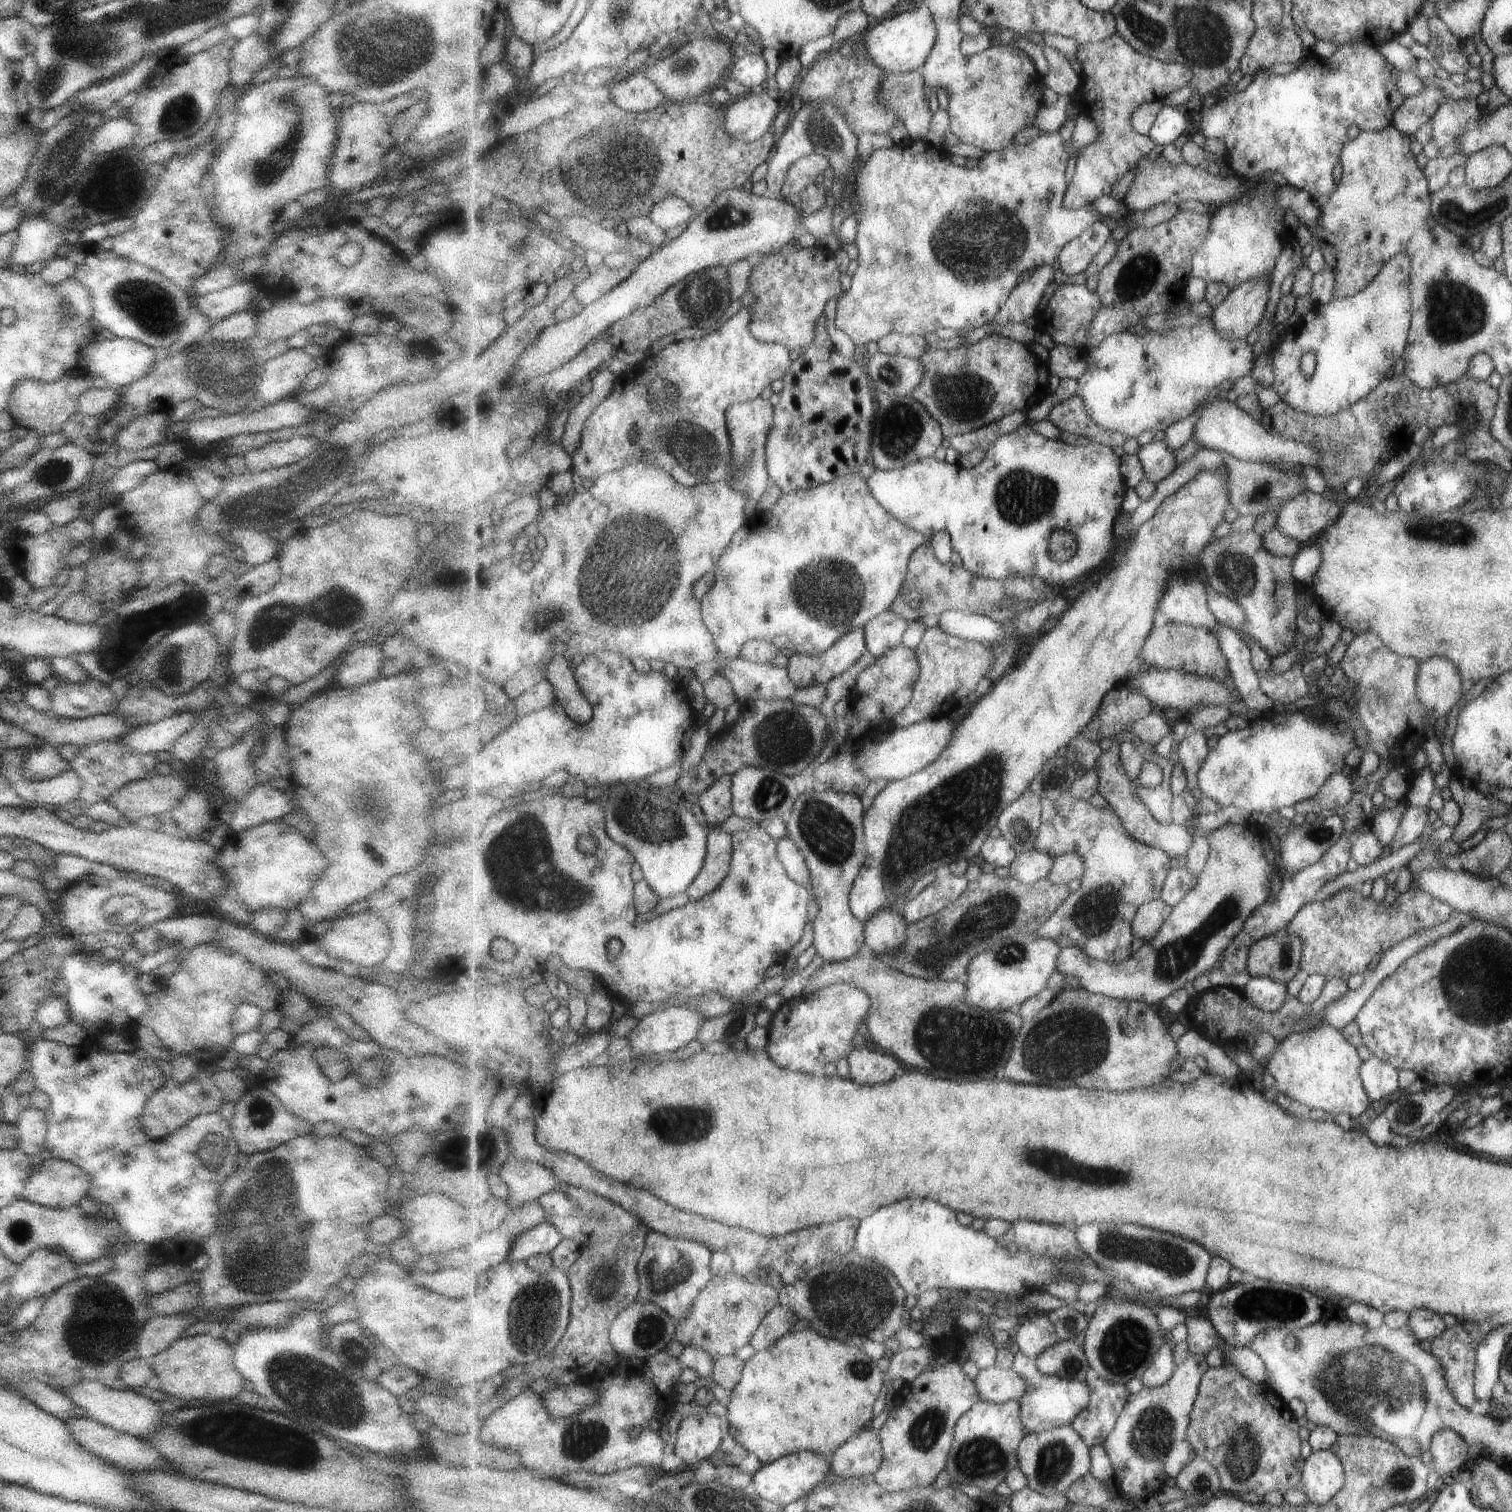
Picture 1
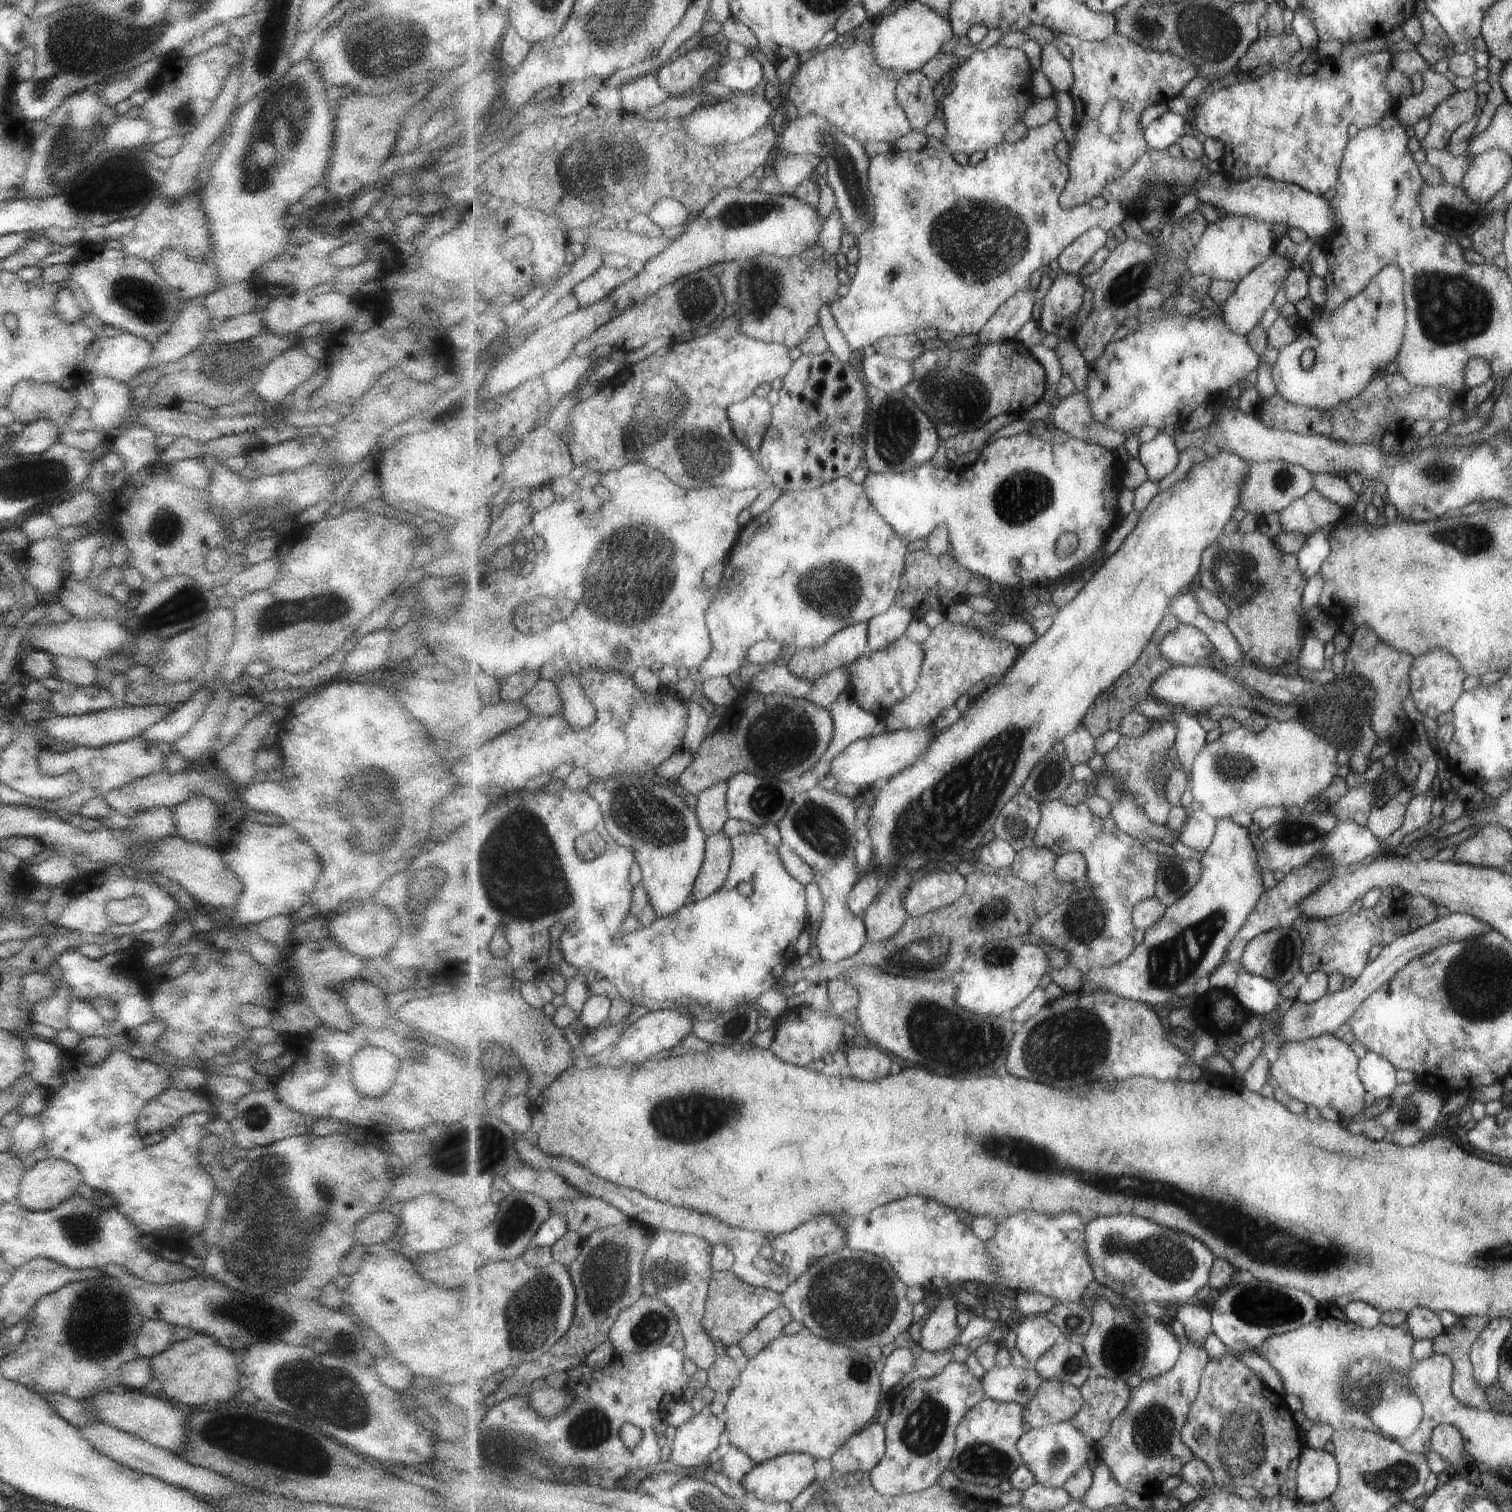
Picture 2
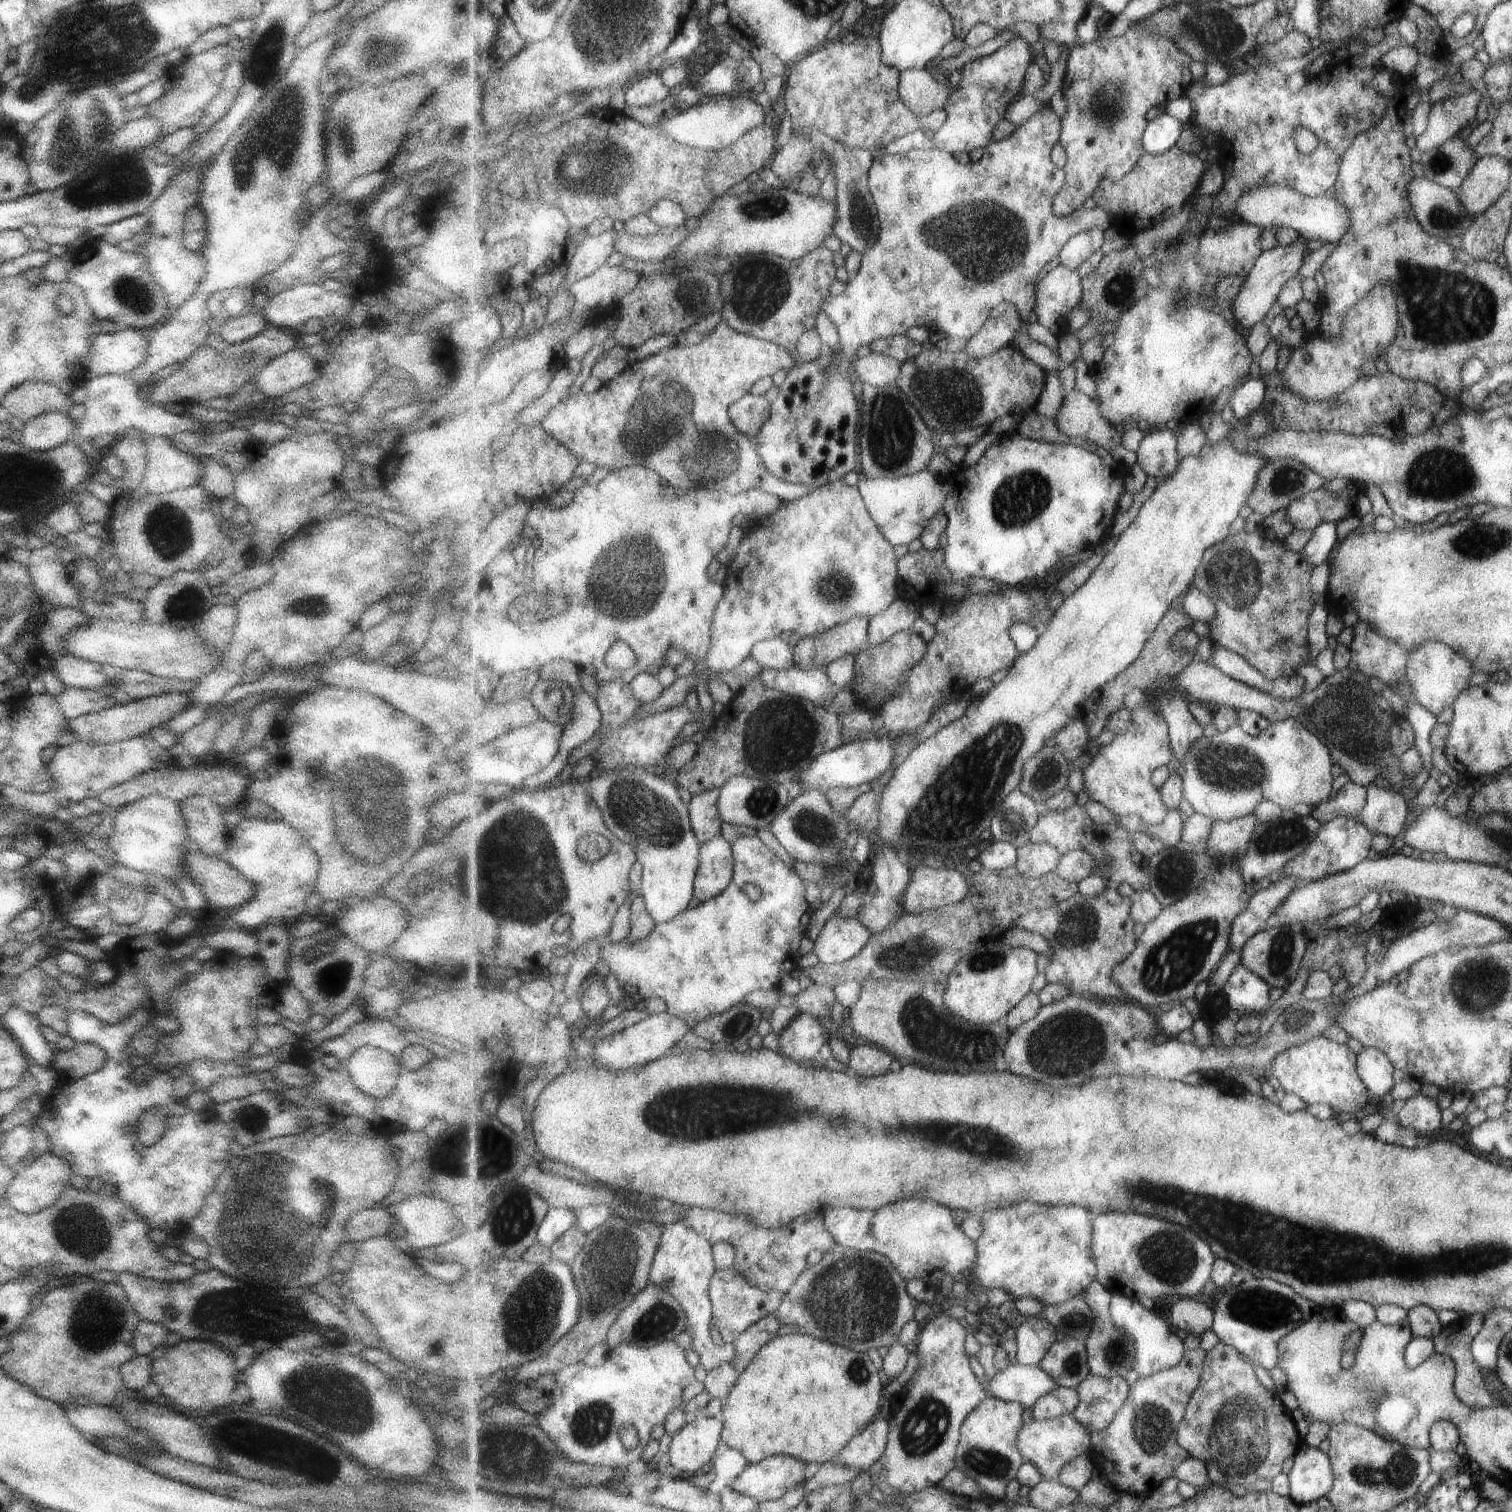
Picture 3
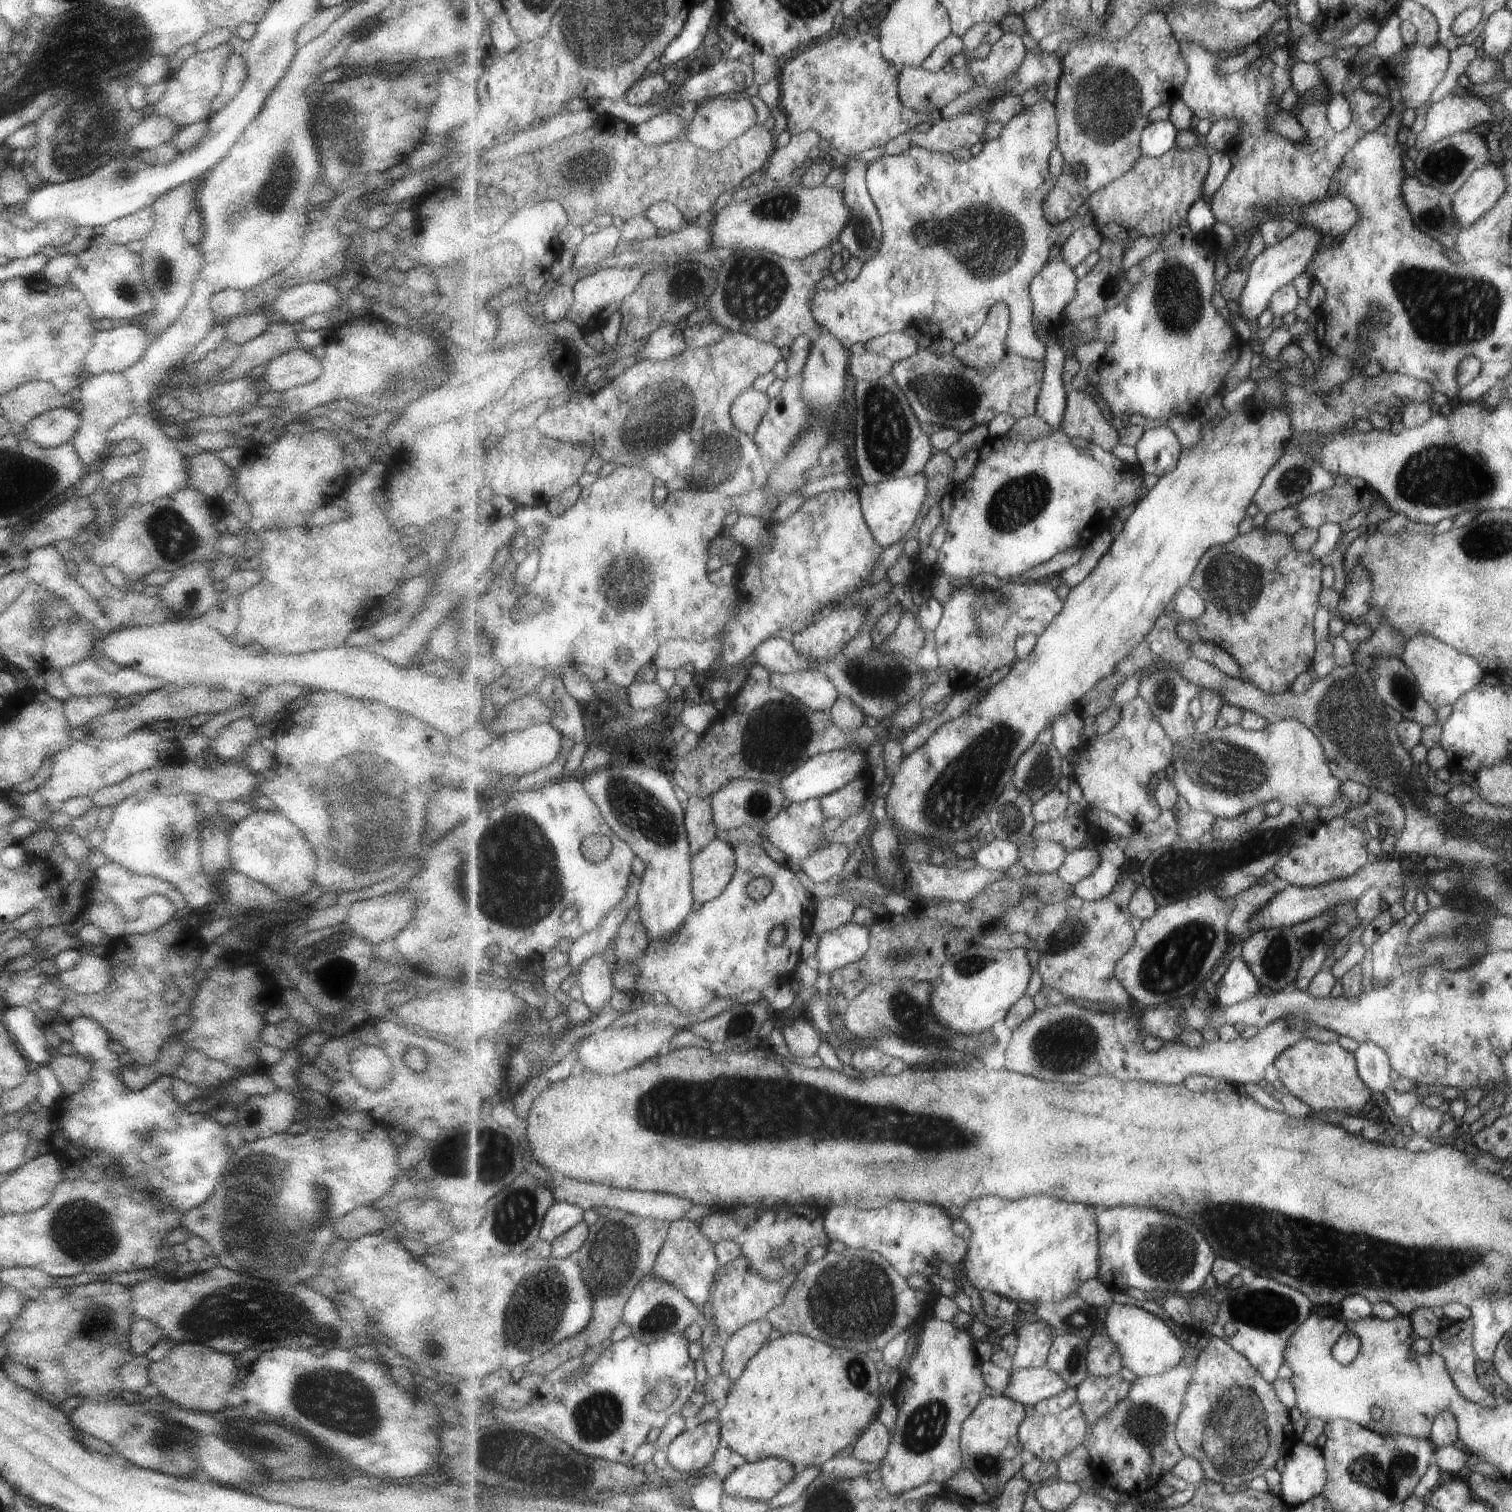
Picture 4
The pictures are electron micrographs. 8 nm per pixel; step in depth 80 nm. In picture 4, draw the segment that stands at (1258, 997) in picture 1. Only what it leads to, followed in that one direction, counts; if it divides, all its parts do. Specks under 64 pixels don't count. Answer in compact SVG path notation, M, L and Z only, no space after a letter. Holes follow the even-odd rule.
M1239 956L1237 960L1232 960L1226 973L1215 986L1215 1001L1222 1006L1232 1006L1252 999L1261 988L1247 962Z

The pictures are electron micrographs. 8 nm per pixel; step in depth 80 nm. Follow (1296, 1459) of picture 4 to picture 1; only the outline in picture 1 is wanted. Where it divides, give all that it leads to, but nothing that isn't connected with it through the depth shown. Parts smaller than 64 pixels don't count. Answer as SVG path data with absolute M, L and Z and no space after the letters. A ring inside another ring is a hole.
M1329 1449L1312 1451L1300 1465L1299 1488L1309 1503L1329 1503L1345 1487L1344 1464Z

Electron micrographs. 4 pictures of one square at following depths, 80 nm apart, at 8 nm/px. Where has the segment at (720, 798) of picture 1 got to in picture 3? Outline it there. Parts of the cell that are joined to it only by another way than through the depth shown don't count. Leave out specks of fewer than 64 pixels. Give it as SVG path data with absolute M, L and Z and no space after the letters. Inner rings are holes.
M715 788L713 791L693 795L688 804L691 826L701 845L721 834L723 820L717 810L719 794L719 789Z

